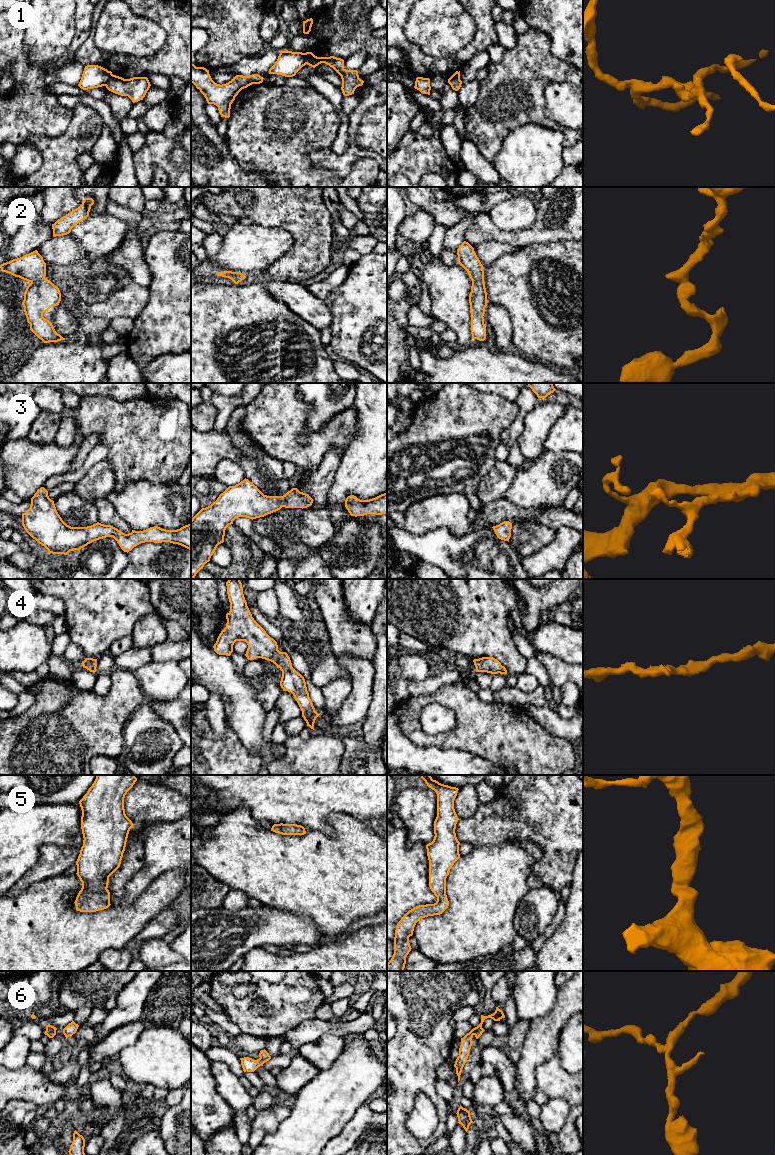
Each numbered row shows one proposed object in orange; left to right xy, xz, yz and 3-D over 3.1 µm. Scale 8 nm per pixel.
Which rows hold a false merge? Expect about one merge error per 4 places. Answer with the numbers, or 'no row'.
1, 6

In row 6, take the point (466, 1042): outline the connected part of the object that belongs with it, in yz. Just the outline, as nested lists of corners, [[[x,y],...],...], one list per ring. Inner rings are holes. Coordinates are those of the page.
[[[496,1007],[496,1010],[493,1014],[488,1015],[488,1016],[481,1015],[481,1023],[477,1027],[473,1028],[463,1038],[461,1038],[459,1056],[457,1057],[455,1064],[454,1064],[454,1067],[456,1068],[456,1074],[458,1076],[458,1082],[460,1081],[460,1075],[461,1075],[462,1069],[463,1069],[465,1063],[467,1062],[467,1059],[468,1059],[468,1056],[470,1053],[470,1049],[471,1049],[471,1046],[473,1043],[472,1042],[473,1035],[480,1027],[482,1027],[484,1020],[487,1018],[491,1018],[494,1021],[500,1021],[502,1018],[505,1018],[505,1015],[502,1010],[500,1010],[498,1007]]]

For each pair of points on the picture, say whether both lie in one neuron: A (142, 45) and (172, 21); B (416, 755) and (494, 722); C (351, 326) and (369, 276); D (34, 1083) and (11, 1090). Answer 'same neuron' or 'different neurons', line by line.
A: different neurons
B: different neurons
C: same neuron
D: same neuron

